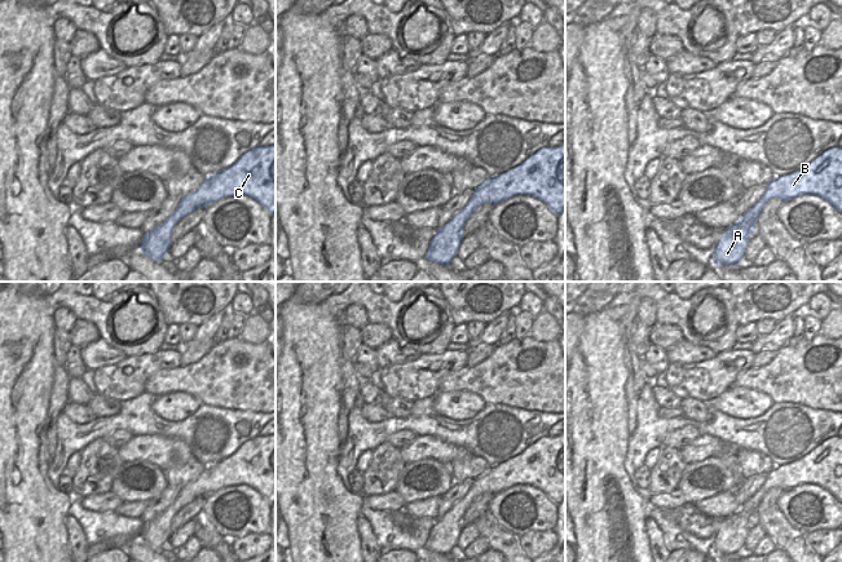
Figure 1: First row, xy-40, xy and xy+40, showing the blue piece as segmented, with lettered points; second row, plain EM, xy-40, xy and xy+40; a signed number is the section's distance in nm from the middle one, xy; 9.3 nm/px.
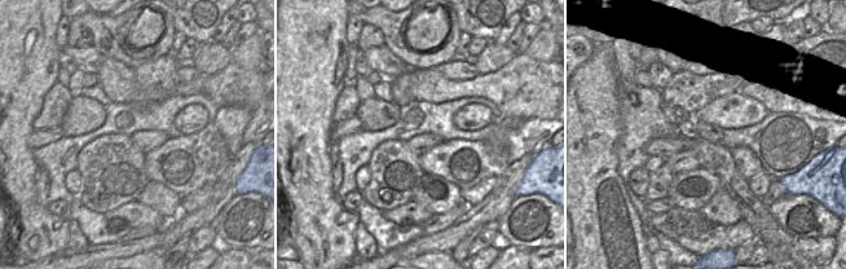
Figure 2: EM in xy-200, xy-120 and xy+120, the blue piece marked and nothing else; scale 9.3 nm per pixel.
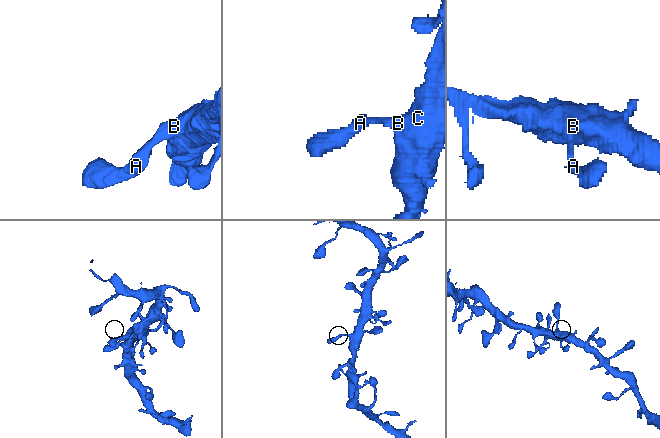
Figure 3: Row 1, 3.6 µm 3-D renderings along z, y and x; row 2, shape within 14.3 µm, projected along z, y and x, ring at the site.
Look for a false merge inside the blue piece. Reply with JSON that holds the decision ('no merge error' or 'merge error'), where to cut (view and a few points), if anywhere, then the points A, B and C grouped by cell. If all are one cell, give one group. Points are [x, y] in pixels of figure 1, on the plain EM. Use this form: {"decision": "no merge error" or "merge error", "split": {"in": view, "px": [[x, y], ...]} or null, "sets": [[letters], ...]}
{"decision": "no merge error", "split": null, "sets": [["A", "B", "C"]]}

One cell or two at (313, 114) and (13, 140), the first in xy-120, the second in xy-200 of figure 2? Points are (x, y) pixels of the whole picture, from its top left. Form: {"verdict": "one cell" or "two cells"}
{"verdict": "one cell"}

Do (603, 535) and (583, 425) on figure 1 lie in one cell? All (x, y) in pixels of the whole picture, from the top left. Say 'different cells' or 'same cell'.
same cell

